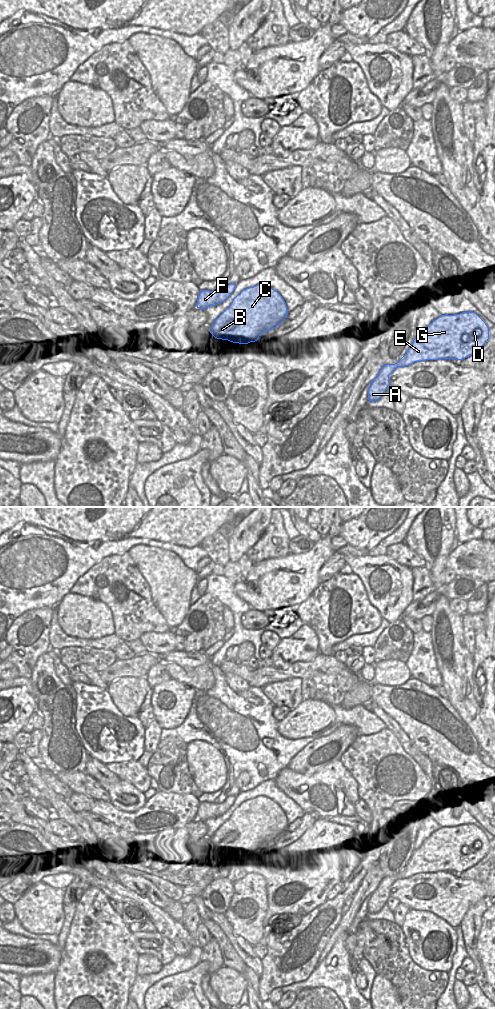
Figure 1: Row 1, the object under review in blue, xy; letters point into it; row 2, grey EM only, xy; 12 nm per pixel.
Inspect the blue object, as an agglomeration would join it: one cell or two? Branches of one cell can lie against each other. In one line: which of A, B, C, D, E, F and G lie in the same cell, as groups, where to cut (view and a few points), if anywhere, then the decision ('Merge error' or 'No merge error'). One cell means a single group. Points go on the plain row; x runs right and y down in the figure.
Groups: A B C D E F G. No split. No merge error

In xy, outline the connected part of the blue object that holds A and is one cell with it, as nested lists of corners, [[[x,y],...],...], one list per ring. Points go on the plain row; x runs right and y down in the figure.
[[[475,824],[440,827],[425,839],[395,876],[383,877],[370,894],[368,912],[381,910],[389,895],[389,887],[397,879],[414,874],[439,871],[463,872],[477,864],[489,851],[489,839]]]

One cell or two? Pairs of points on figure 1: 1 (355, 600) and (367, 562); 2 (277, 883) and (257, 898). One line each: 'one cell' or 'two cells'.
1: two cells
2: two cells

